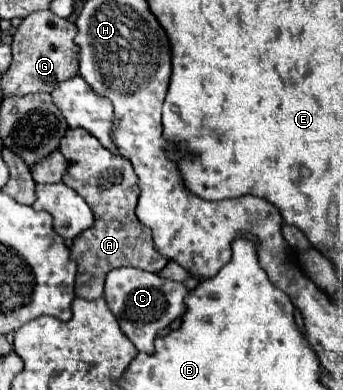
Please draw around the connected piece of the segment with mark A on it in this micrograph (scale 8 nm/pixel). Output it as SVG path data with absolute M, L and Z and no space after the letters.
M81 128L65 130L59 152L69 162L69 168L63 176L65 186L81 194L95 216L93 226L79 234L71 244L71 258L77 262L75 296L85 300L101 298L105 276L113 268L133 266L147 272L161 270L161 266L167 264L167 258L163 258L155 250L151 230L143 226L135 216L139 188L131 164L123 156L105 150L101 142L97 142L97 138L93 138L87 130Z

